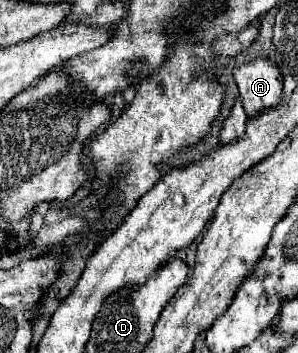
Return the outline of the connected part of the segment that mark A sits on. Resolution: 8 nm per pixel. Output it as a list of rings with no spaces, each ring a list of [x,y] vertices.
[[[266,59],[238,65],[234,69],[234,79],[248,119],[254,119],[282,101],[282,75],[278,67]]]

